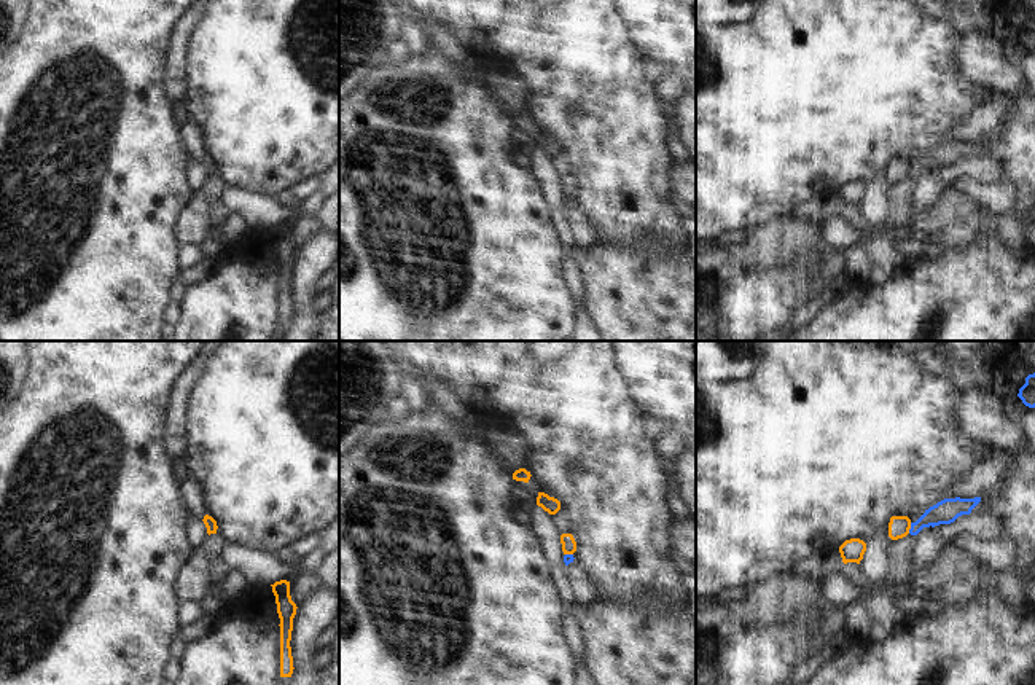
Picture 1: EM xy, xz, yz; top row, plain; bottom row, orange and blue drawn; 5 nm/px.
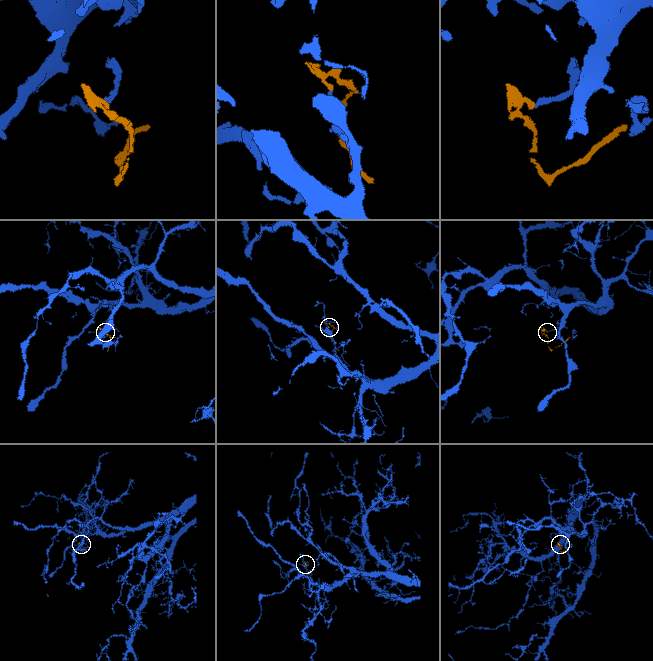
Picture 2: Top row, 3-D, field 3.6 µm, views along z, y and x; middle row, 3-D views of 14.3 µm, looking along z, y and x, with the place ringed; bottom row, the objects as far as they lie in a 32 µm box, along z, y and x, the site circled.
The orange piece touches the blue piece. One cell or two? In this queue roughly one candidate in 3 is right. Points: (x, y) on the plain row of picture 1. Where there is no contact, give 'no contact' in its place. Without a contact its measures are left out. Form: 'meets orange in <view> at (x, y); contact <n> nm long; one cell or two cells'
meets orange in yz at (910, 171); contact 60 nm long; two cells

